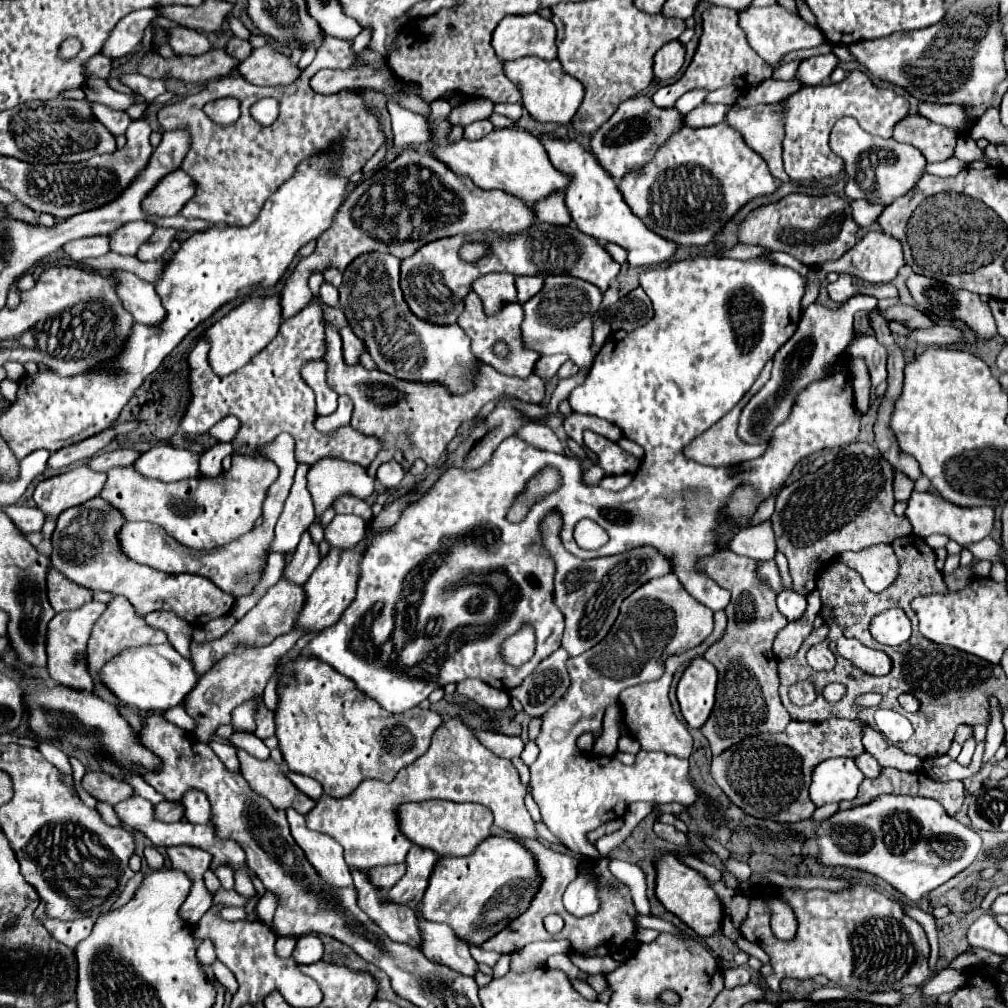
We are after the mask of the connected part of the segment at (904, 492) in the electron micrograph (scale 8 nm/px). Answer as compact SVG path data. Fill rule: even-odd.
M900 471L894 473L894 497L896 501L906 501L914 489L914 483Z

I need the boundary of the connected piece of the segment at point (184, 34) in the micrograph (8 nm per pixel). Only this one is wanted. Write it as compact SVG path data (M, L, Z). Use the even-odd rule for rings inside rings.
M172 27L168 31L168 45L176 55L202 55L210 49L210 41L204 33L188 27Z

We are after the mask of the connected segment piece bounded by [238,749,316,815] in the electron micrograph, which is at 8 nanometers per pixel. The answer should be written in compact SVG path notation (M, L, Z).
M238 749L238 759L240 759L242 777L250 783L250 787L258 795L266 797L276 809L282 809L282 811L296 809L302 815L306 815L314 809L316 801L306 797L304 793L300 793L288 781L288 777L280 769L280 765L276 765L272 759L260 761L242 749Z

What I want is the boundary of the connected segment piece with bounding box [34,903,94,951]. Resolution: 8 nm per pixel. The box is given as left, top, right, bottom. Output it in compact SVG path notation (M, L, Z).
M40 903L40 907L34 913L42 925L48 929L48 933L62 945L70 947L72 951L76 949L78 941L86 939L92 933L94 927L94 919L76 919L76 921L54 921L54 919L44 919L44 907Z

